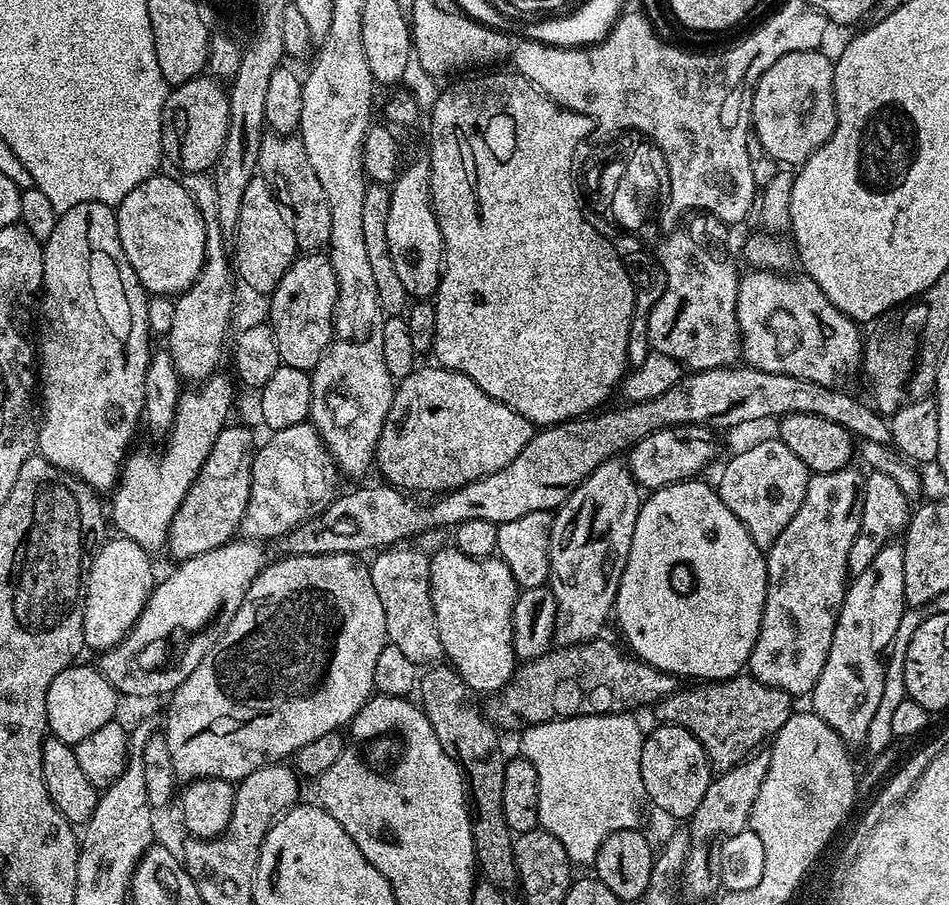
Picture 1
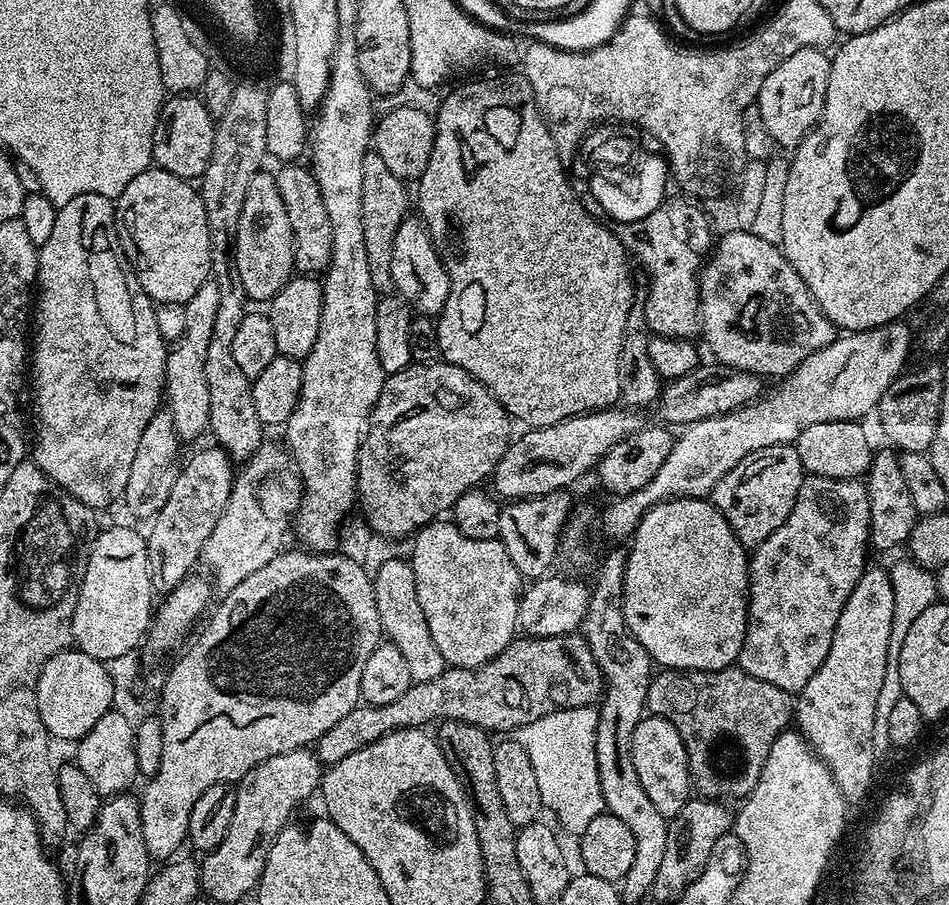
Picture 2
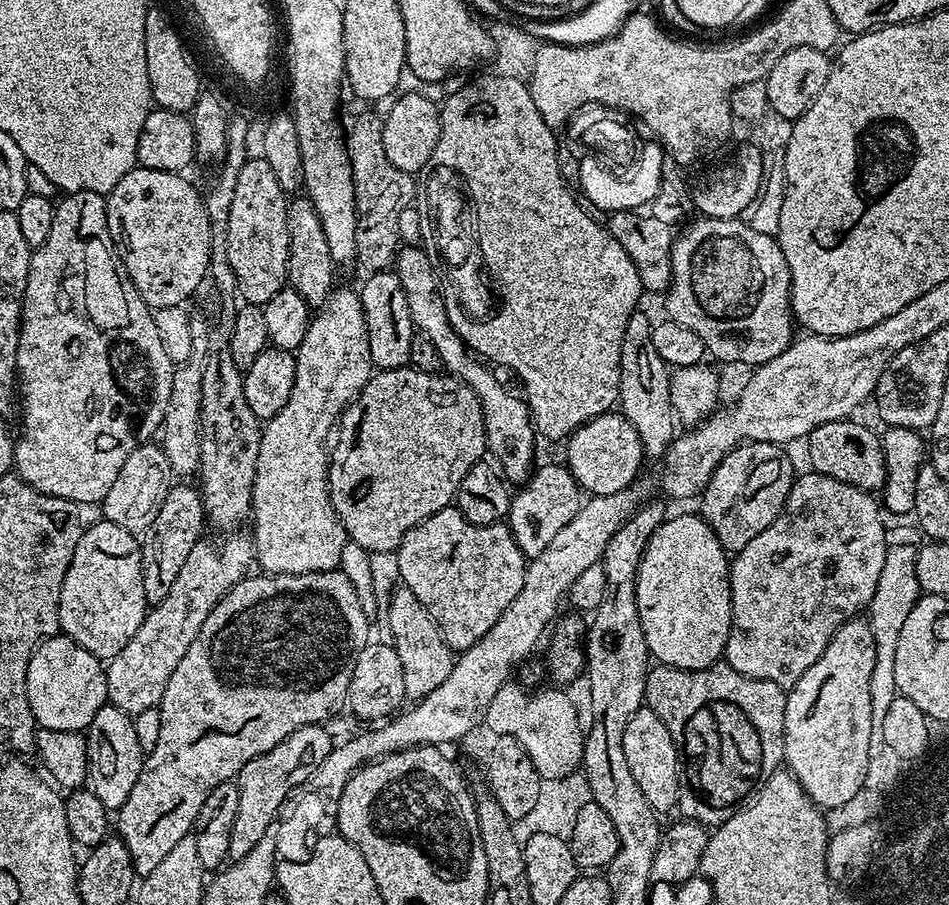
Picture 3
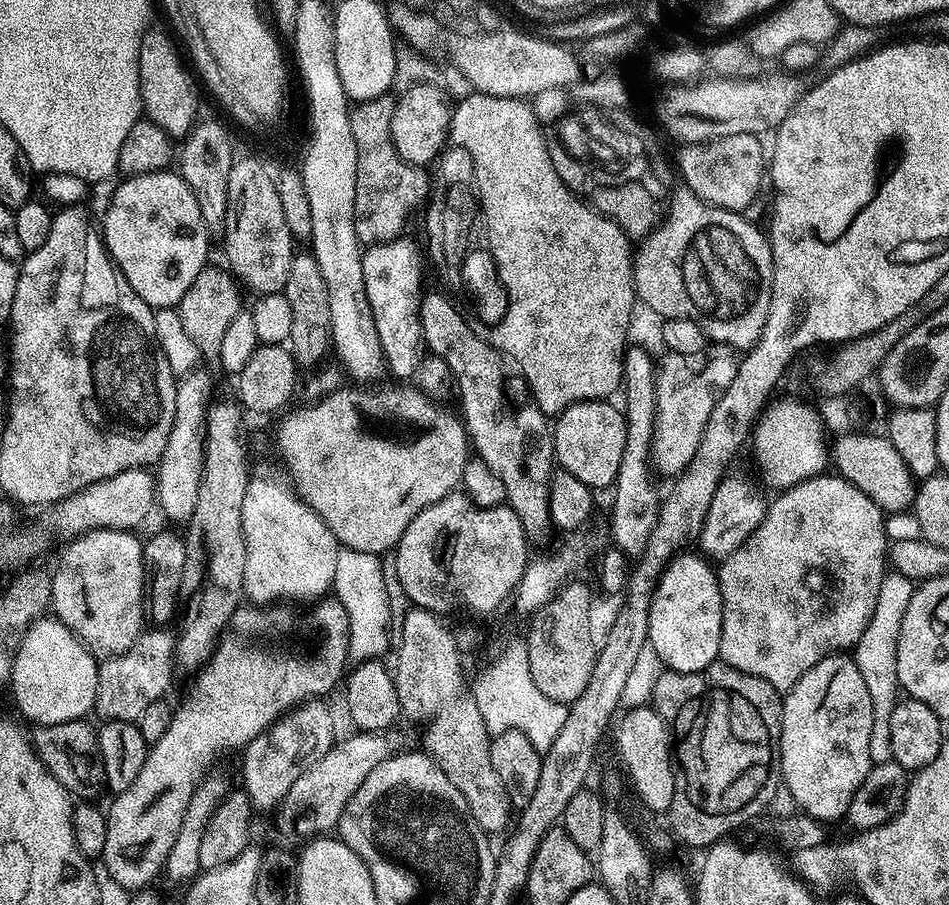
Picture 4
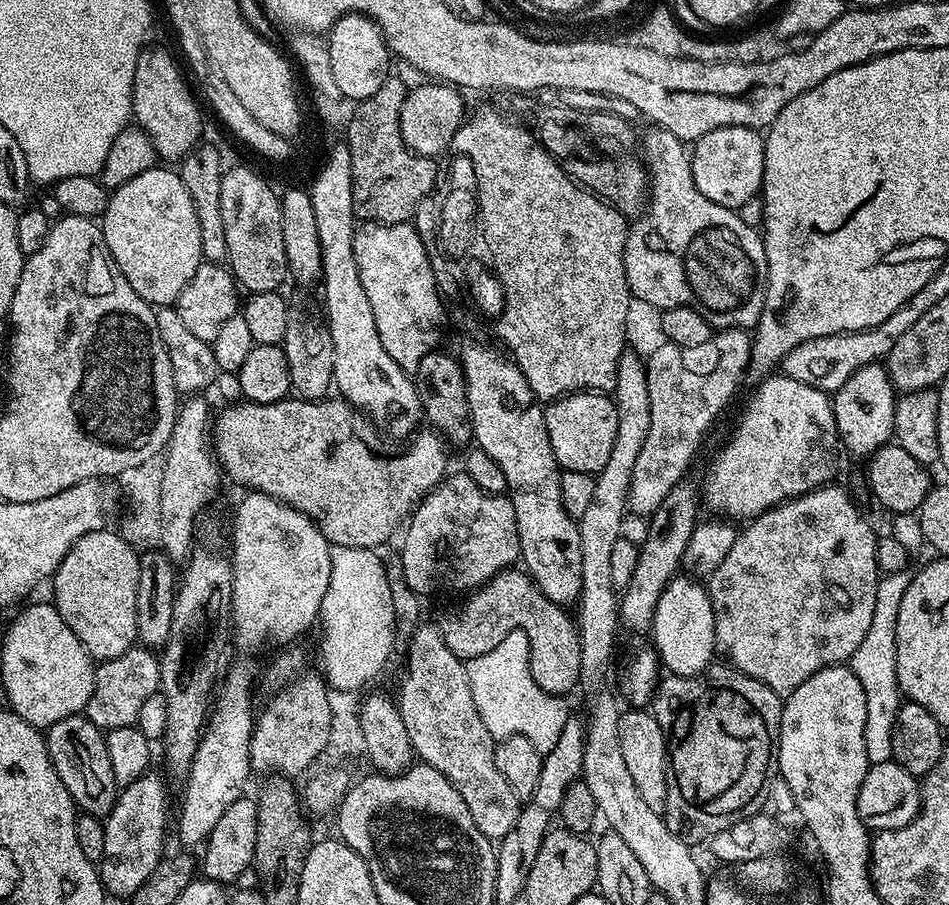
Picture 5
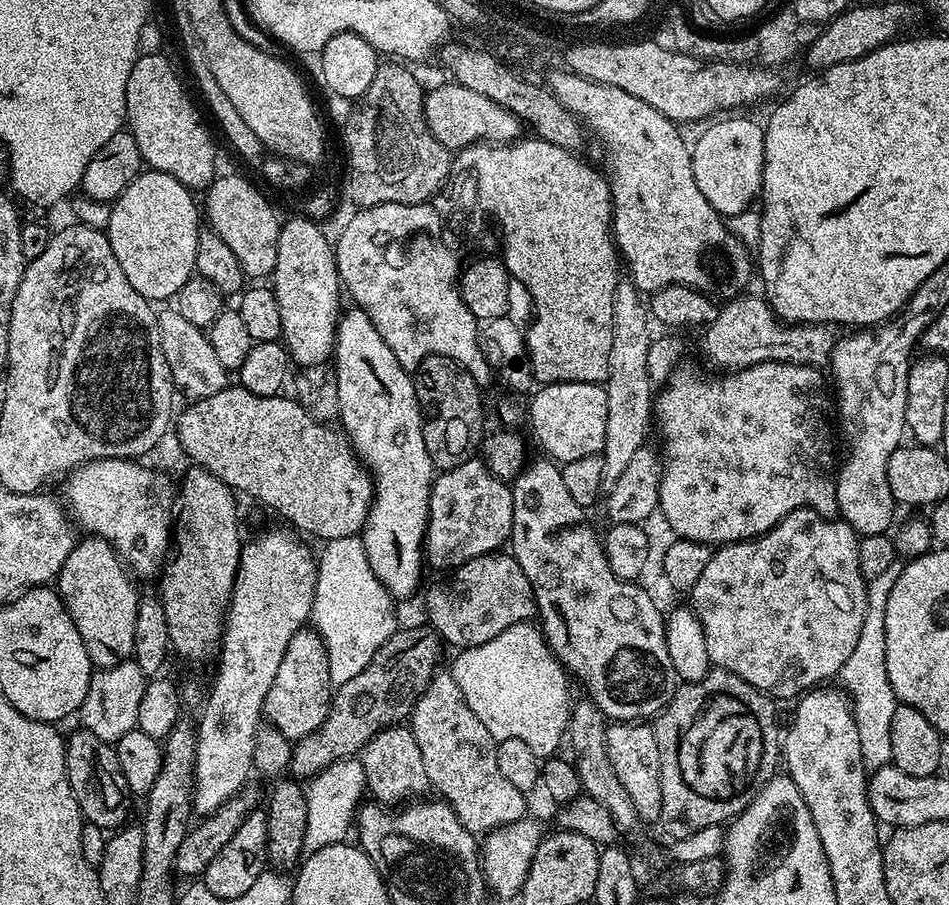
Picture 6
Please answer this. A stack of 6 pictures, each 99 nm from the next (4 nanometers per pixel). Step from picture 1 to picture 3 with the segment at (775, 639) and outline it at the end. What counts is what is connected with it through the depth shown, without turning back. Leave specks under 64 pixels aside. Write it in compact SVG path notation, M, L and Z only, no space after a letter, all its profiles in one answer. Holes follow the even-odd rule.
M811 470L805 472L805 476L797 475L793 479L792 489L784 503L783 512L778 514L778 518L773 524L766 526L766 530L762 530L762 534L758 534L747 546L742 546L740 552L731 557L728 569L730 598L732 599L732 629L724 647L723 659L734 670L738 670L738 674L774 682L779 688L785 690L791 690L798 682L798 678L802 678L802 674L806 674L806 670L810 670L810 666L814 666L814 662L818 662L818 658L822 658L822 650L826 650L830 638L834 638L836 631L847 620L863 613L872 603L874 590L878 590L878 577L882 574L882 565L886 563L886 550L890 546L890 539L888 540L887 534L884 533L885 513L882 511L881 501L873 493L864 492L846 482L838 482L834 478L824 476L821 472Z

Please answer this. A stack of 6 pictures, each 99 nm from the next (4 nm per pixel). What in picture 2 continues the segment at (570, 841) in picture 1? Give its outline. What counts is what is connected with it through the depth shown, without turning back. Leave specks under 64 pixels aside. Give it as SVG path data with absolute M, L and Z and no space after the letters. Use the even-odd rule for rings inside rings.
M595 707L559 708L556 712L538 718L538 722L530 722L526 726L516 729L514 739L526 750L530 763L534 765L534 775L538 778L538 790L542 790L542 802L545 809L556 811L560 819L561 829L569 828L573 834L583 832L594 818L605 811L602 786L598 776L598 758L596 757L596 731L600 722L599 711Z

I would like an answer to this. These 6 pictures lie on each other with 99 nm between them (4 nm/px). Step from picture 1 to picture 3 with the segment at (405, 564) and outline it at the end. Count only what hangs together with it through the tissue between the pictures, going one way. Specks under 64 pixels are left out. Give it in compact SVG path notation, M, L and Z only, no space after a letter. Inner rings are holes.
M397 587L390 598L386 624L393 631L392 647L402 661L402 683L406 686L404 695L409 701L420 701L436 690L450 674L454 661L453 649L445 642L428 608L422 606L422 602L418 602L418 598L414 598L414 594L410 594L406 587Z

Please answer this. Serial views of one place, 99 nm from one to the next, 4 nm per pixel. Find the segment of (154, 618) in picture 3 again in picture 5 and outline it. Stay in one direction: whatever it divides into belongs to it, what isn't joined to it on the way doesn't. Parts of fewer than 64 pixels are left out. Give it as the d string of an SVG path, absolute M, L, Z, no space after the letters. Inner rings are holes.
M133 646L113 660L105 660L97 667L92 697L86 709L86 717L101 730L131 728L135 725L142 705L150 694L160 687L160 661L155 651L144 646Z

